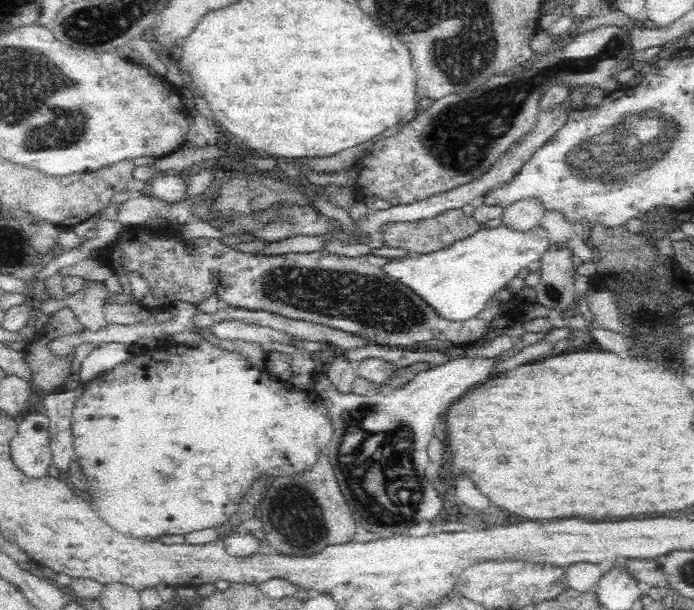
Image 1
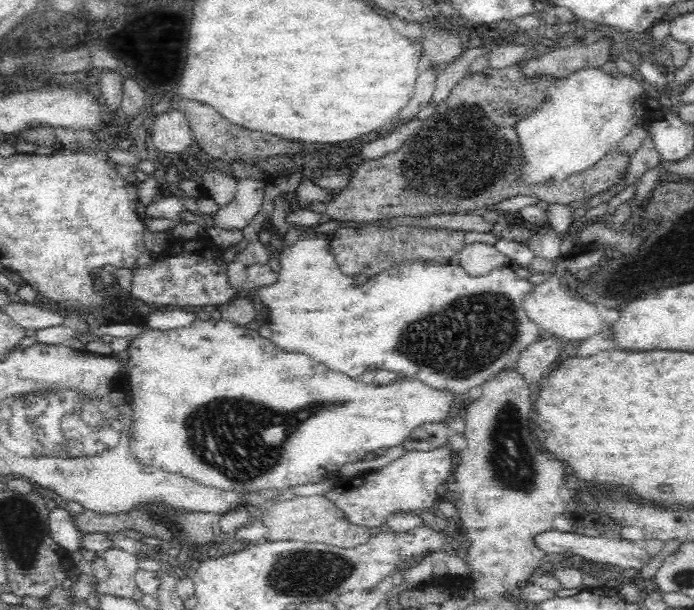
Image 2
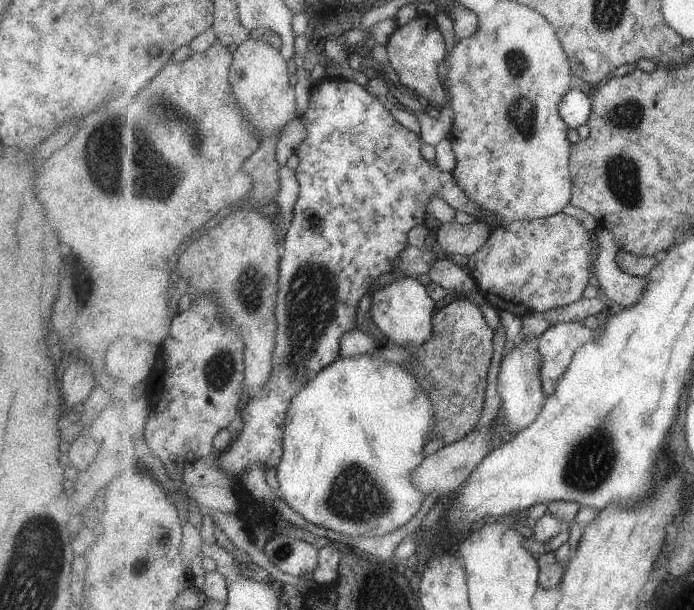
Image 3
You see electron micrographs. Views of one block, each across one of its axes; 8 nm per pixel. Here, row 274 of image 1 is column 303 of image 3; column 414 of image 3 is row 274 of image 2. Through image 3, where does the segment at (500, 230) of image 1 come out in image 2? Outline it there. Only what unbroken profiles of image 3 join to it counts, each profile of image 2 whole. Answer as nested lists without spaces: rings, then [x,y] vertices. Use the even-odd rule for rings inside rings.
[[[310,226],[307,230],[302,231],[299,241],[291,246],[286,246],[281,252],[279,256],[281,270],[277,273],[276,282],[266,286],[266,288],[254,290],[260,296],[262,302],[270,309],[271,320],[269,324],[273,332],[271,342],[284,351],[304,354],[310,359],[325,364],[330,370],[342,372],[352,379],[359,380],[366,371],[374,371],[375,369],[386,370],[390,373],[404,374],[406,379],[422,382],[431,390],[446,391],[446,393],[452,393],[455,396],[466,393],[470,388],[484,385],[493,375],[504,371],[510,364],[518,363],[521,360],[522,354],[532,344],[540,340],[538,335],[539,326],[532,322],[532,319],[524,311],[524,298],[534,292],[535,285],[532,282],[528,282],[527,279],[520,278],[516,274],[516,266],[512,263],[506,264],[503,267],[494,267],[483,275],[470,275],[468,271],[464,270],[462,265],[454,266],[454,264],[445,262],[443,259],[412,259],[389,266],[387,269],[368,277],[364,284],[356,285],[352,278],[353,276],[346,276],[340,270],[334,255],[330,252],[330,240],[332,240],[332,233],[324,234],[318,232],[318,229],[314,226]]]

